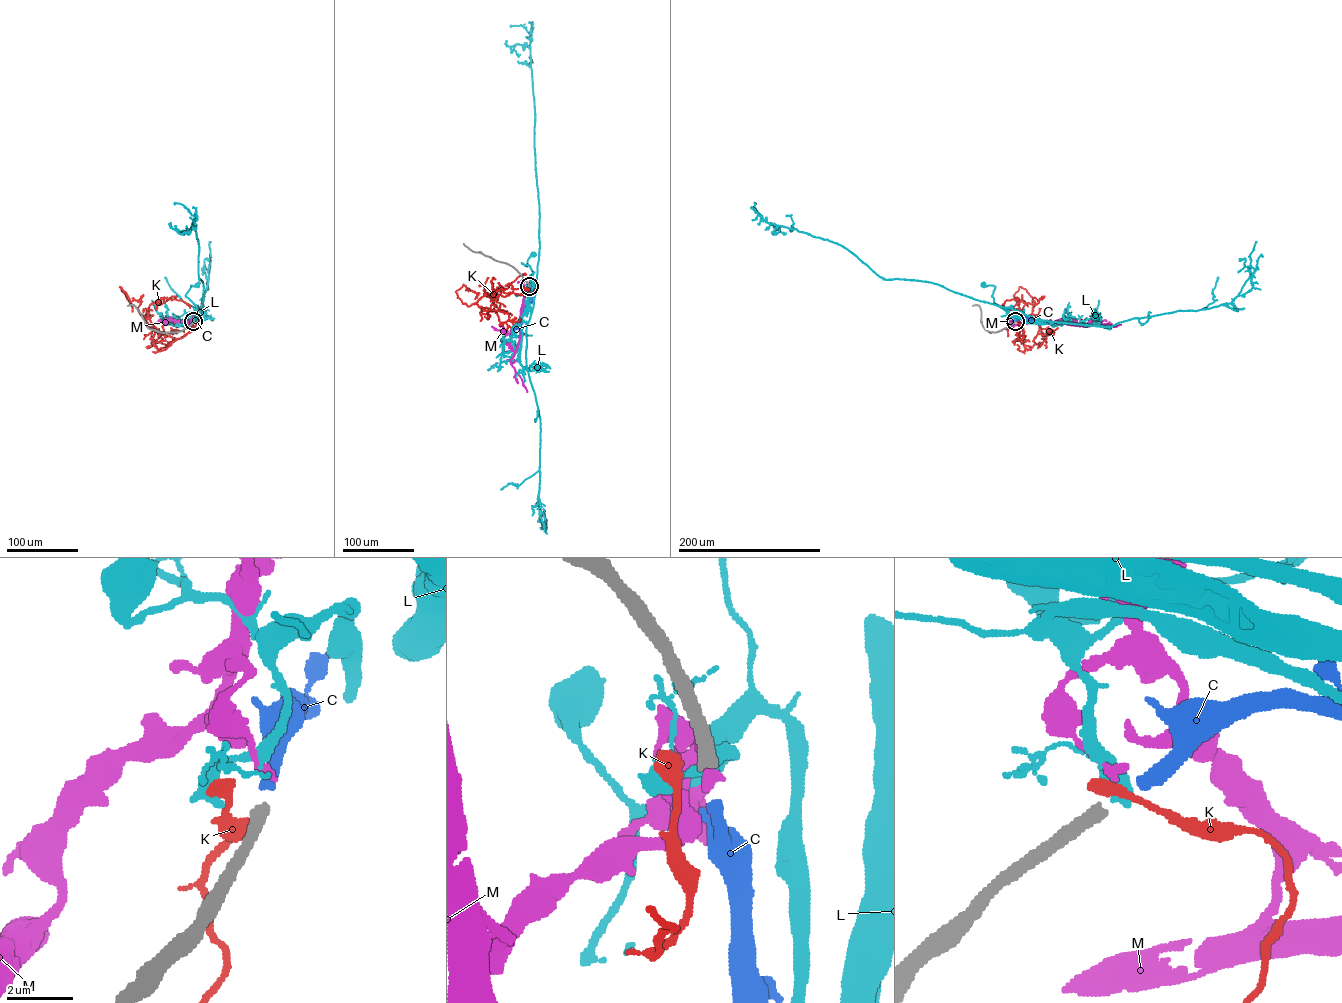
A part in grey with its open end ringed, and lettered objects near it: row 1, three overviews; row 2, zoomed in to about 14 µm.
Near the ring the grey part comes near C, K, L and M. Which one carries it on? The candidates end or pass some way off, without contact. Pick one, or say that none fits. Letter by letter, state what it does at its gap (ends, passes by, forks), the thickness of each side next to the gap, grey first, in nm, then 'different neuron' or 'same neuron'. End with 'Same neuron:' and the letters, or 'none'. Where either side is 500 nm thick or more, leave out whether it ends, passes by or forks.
C: it ends | 400/380 nm | same neuron
K: it passes by | 400/320 nm | different neuron
L: it ends | 400/480 nm | different neuron
M: it ends | 400/300 nm | different neuron
Same neuron: C

